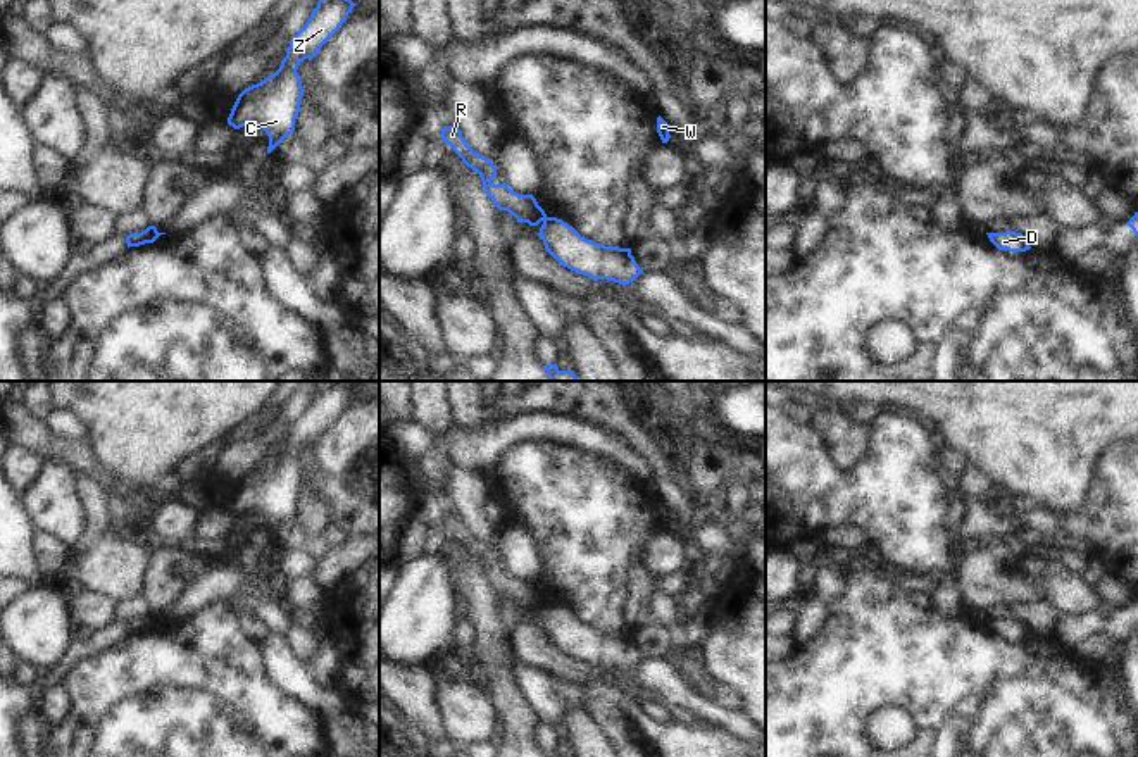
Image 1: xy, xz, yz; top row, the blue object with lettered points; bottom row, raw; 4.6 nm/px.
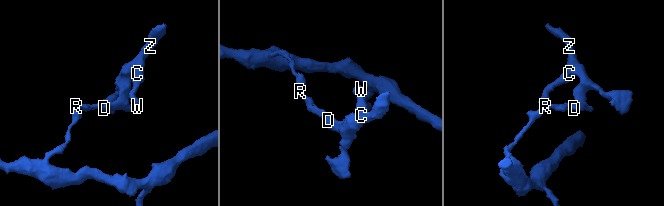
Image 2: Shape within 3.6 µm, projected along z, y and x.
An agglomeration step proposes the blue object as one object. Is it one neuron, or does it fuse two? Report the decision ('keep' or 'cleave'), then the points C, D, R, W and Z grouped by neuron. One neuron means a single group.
cleave; C D W Z / R

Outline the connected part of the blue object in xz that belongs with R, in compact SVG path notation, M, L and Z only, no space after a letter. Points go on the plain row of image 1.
M457 512L441 514L440 522L453 535L467 554L479 560L486 581L498 597L507 597L517 605L517 609L528 609L529 612L538 612L547 604L545 597L538 591L533 581L519 581L510 576L507 569L491 569L497 562L497 554L491 547L479 541L467 531Z

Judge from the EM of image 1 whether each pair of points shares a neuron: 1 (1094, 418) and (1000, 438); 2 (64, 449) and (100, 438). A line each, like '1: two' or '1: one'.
1: one
2: two

